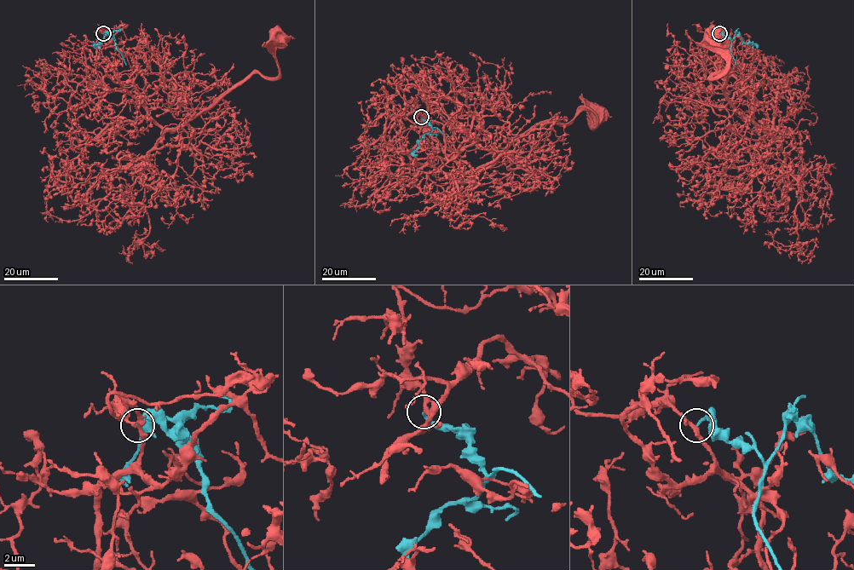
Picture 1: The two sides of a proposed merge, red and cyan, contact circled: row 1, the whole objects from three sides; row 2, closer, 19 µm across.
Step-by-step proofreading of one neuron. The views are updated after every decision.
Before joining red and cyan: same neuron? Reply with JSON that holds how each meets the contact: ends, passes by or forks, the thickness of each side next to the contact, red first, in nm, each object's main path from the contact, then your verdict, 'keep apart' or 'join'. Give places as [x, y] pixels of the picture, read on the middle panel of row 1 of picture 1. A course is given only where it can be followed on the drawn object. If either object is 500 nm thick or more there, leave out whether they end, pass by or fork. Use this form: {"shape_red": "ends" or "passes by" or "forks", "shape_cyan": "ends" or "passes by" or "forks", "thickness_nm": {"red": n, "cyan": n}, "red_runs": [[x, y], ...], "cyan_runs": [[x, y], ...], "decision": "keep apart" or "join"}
{"shape_red": "passes by", "shape_cyan": "ends", "thickness_nm": {"red": 280, "cyan": 150}, "red_runs": [[421, 117], [414, 129], [476, 171], [538, 125], [568, 123], [583, 110], [593, 112], [595, 123], [592, 112]], "cyan_runs": [[421, 117], [432, 129], [418, 142], [414, 153], [418, 155]], "decision": "keep apart"}

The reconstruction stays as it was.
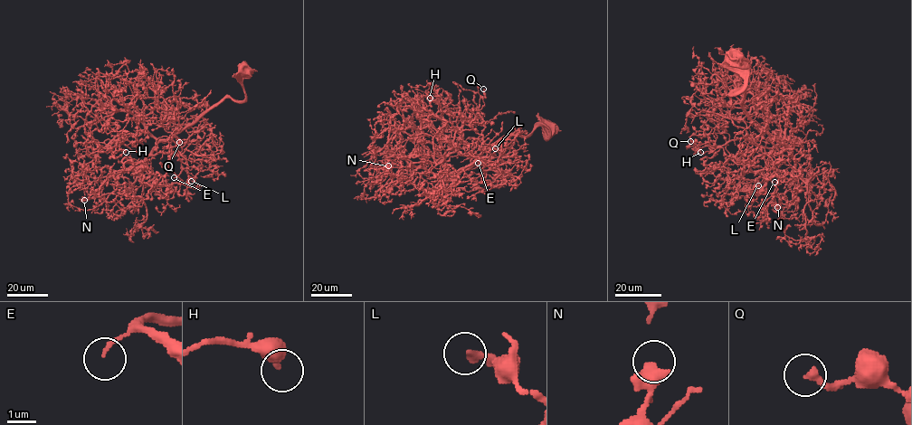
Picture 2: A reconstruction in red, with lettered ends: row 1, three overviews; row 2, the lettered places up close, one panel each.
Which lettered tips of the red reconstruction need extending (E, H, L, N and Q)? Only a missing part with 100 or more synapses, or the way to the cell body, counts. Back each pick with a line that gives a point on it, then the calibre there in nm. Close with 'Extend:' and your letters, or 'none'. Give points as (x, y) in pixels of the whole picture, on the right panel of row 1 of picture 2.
Extend: none

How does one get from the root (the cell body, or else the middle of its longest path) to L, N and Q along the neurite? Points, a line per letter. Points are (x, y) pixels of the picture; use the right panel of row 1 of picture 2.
L: (734, 58), (744, 84), (732, 93), (791, 152), (769, 155), (777, 191), (758, 185)
N: (734, 58), (744, 84), (732, 93), (743, 93), (745, 112), (793, 160), (781, 177), (797, 193), (777, 207)
Q: (734, 58), (744, 84), (732, 93), (743, 93), (745, 112), (791, 155), (753, 165), (690, 141)

